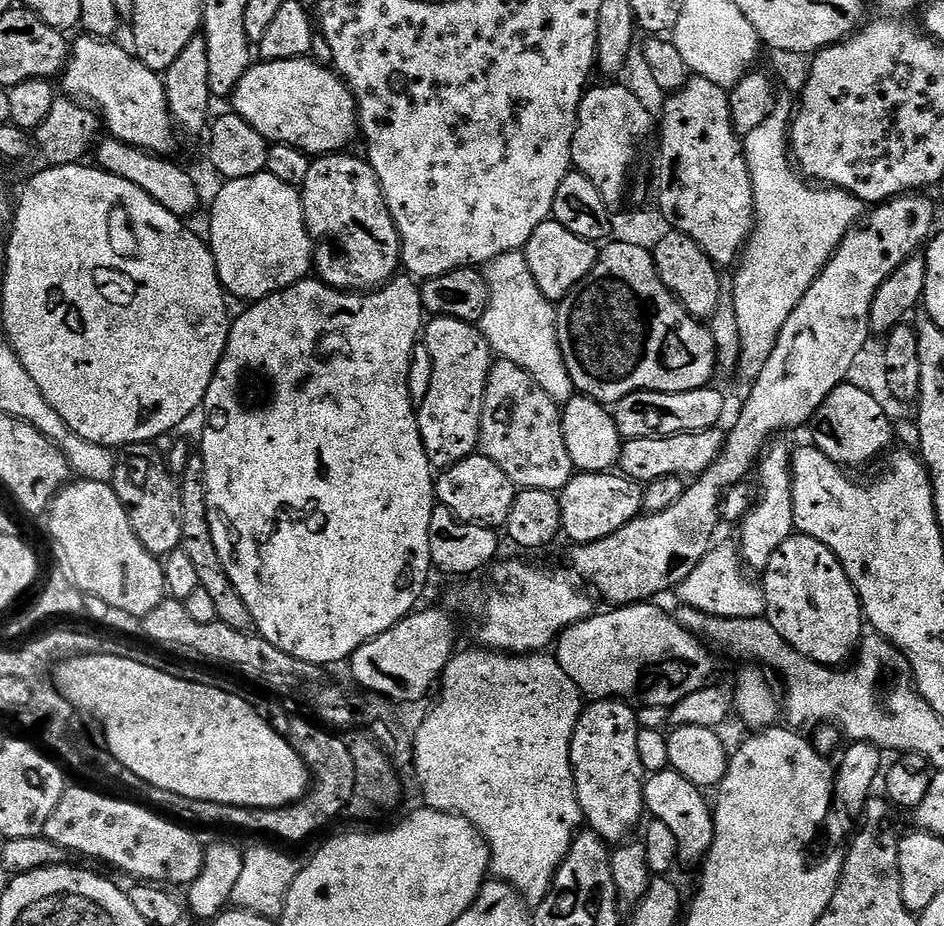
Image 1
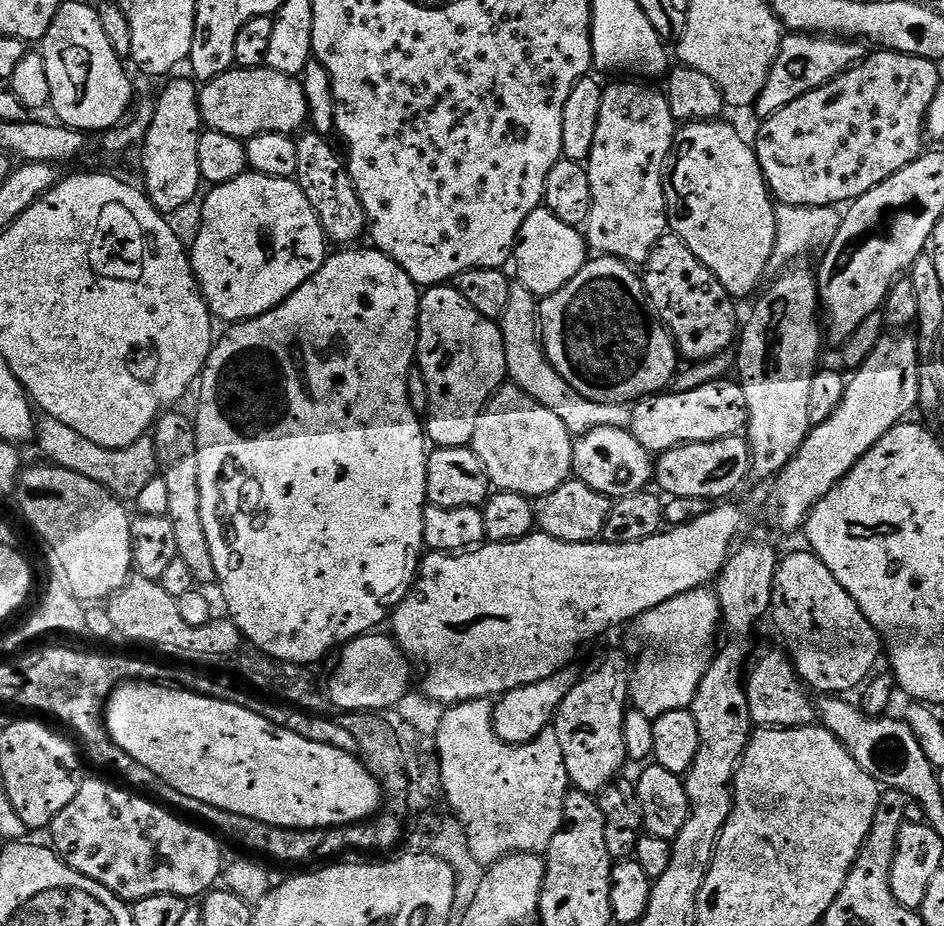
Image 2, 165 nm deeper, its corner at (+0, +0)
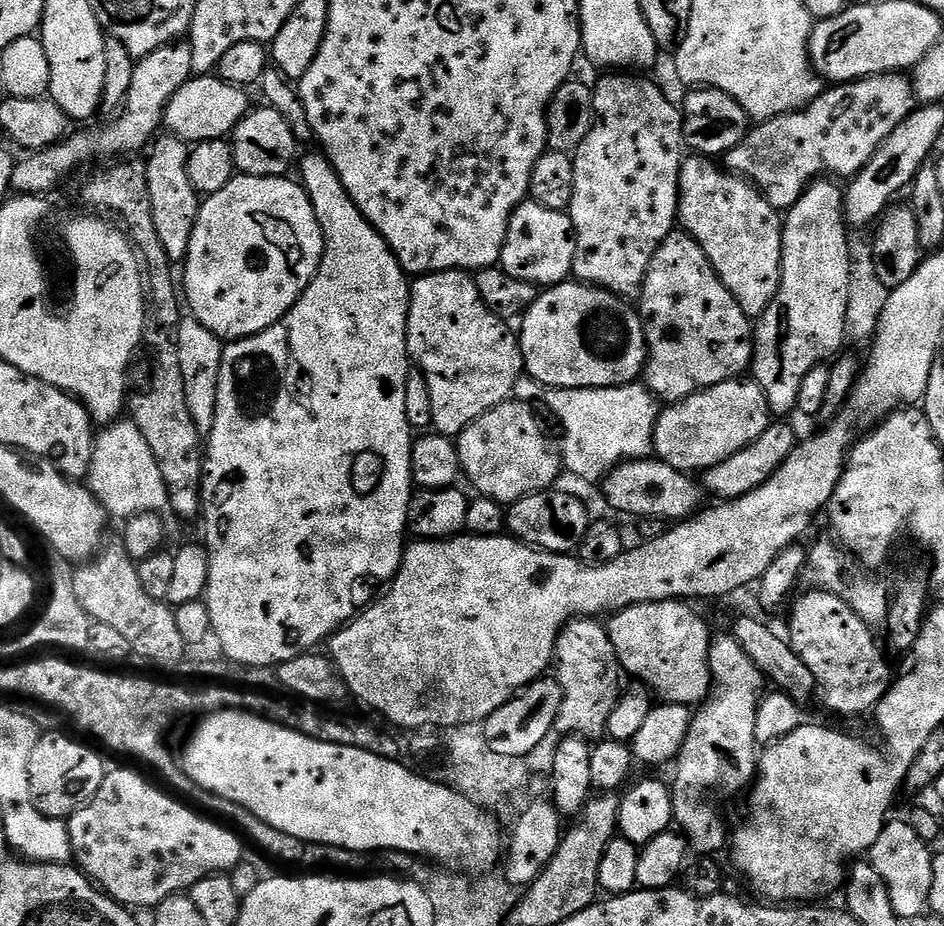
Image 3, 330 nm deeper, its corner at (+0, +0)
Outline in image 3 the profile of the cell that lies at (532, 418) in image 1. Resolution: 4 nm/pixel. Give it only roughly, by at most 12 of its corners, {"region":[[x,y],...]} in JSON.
{"region":[[509,398],[456,440],[463,475],[505,506],[551,489],[562,452]]}

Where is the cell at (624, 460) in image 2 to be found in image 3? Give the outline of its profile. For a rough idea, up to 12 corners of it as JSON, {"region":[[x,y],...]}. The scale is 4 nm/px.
{"region":[[658,458],[617,464],[602,487],[633,518],[689,519],[702,488]]}

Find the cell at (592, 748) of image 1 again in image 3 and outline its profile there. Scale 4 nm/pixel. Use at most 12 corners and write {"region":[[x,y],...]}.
{"region":[[577,618],[556,640],[561,733],[603,737],[620,701],[607,627]]}

